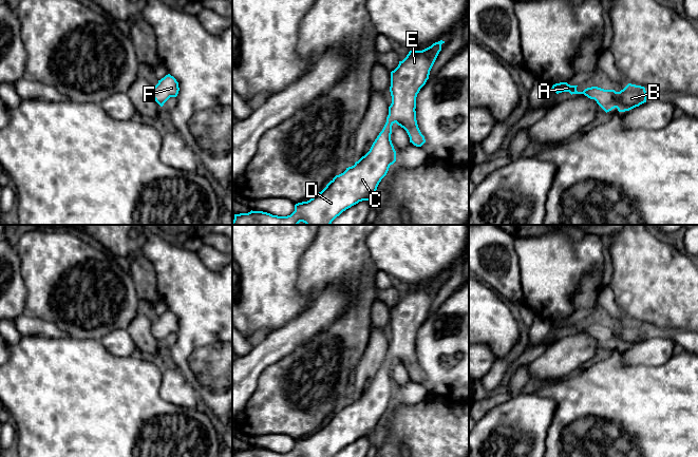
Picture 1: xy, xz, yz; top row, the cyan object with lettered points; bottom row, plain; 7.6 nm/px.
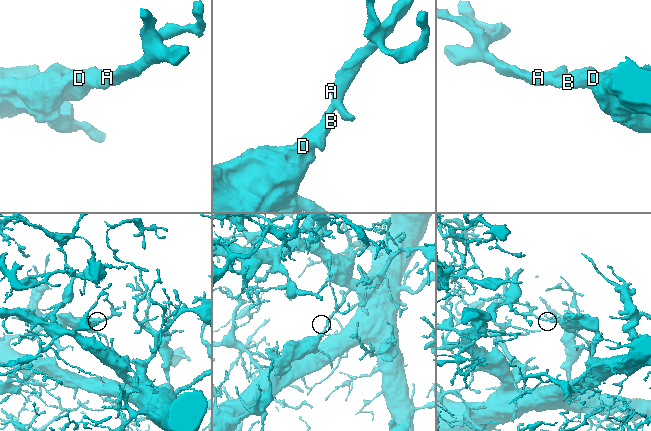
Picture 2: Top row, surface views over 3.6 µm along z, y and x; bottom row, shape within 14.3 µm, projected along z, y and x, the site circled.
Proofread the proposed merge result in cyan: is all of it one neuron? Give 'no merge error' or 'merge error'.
no merge error

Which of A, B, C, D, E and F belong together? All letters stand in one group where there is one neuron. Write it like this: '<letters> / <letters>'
A B C D E F

